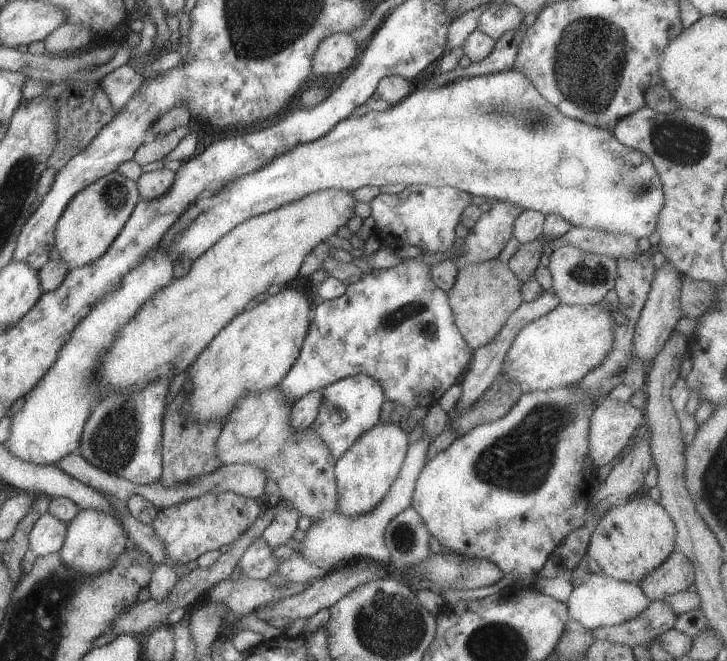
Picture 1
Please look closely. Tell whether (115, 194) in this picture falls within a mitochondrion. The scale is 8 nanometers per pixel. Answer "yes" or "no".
yes

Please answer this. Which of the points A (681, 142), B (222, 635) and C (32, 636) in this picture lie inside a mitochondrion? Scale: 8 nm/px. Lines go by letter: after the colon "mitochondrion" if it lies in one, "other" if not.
A: mitochondrion
B: other
C: mitochondrion

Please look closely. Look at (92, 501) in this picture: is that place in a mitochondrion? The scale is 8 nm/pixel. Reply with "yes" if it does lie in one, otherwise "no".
no

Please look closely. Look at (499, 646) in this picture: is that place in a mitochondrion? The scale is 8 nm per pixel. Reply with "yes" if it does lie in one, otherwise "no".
yes

